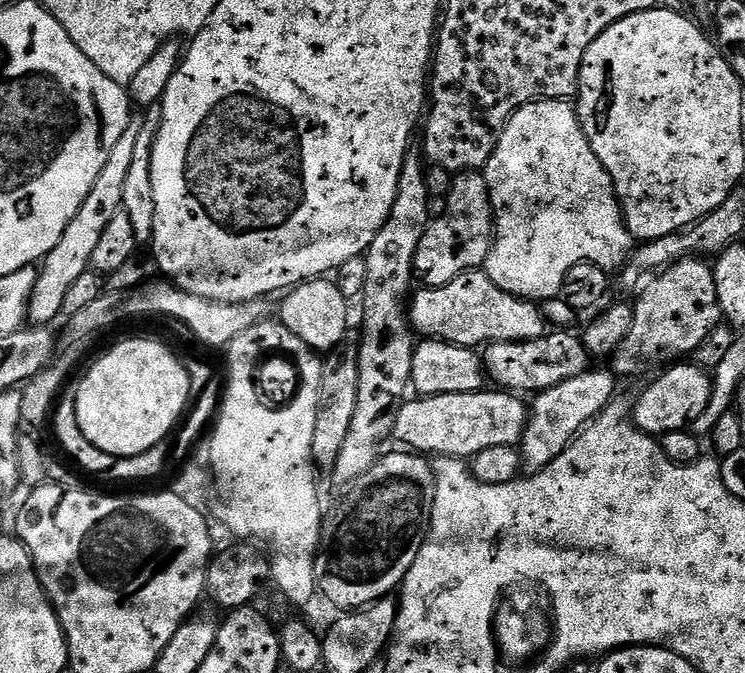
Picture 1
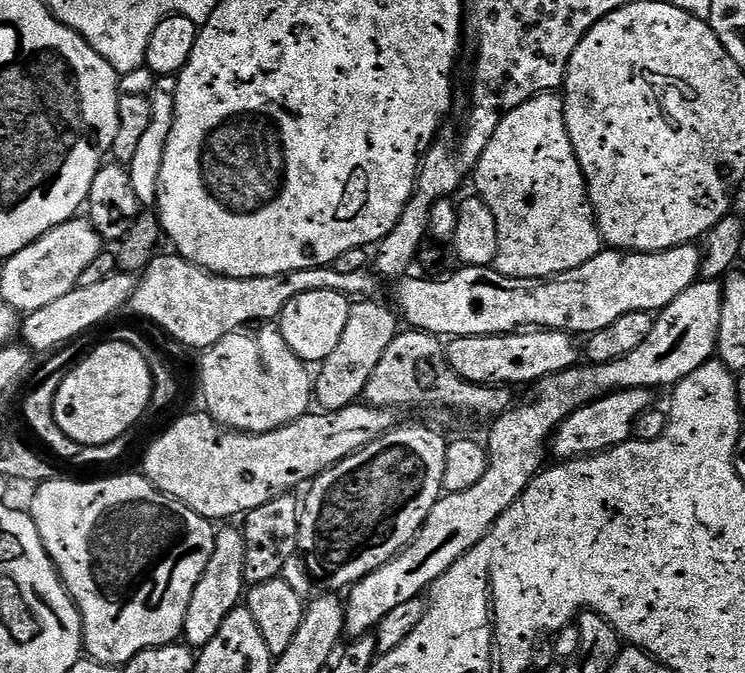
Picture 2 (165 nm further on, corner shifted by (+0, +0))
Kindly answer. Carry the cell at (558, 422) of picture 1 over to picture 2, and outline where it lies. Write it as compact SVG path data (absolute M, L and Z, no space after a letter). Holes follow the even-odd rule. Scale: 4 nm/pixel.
M700 280L692 284L653 319L650 334L646 342L638 346L638 350L609 364L577 366L547 376L535 385L536 393L529 404L517 403L491 421L492 433L486 439L486 474L482 474L482 479L470 486L470 490L441 495L430 510L420 533L393 560L386 562L386 566L374 570L374 574L366 574L366 578L347 589L343 601L345 633L352 638L375 633L386 614L404 602L423 597L431 589L432 583L442 578L442 574L446 574L454 562L458 562L458 558L478 546L494 522L498 522L501 514L524 493L528 483L540 475L546 464L544 452L546 456L554 433L560 429L562 421L570 418L570 414L622 388L659 390L667 384L675 386L694 374L698 366L713 359L722 314L721 291L720 280Z

